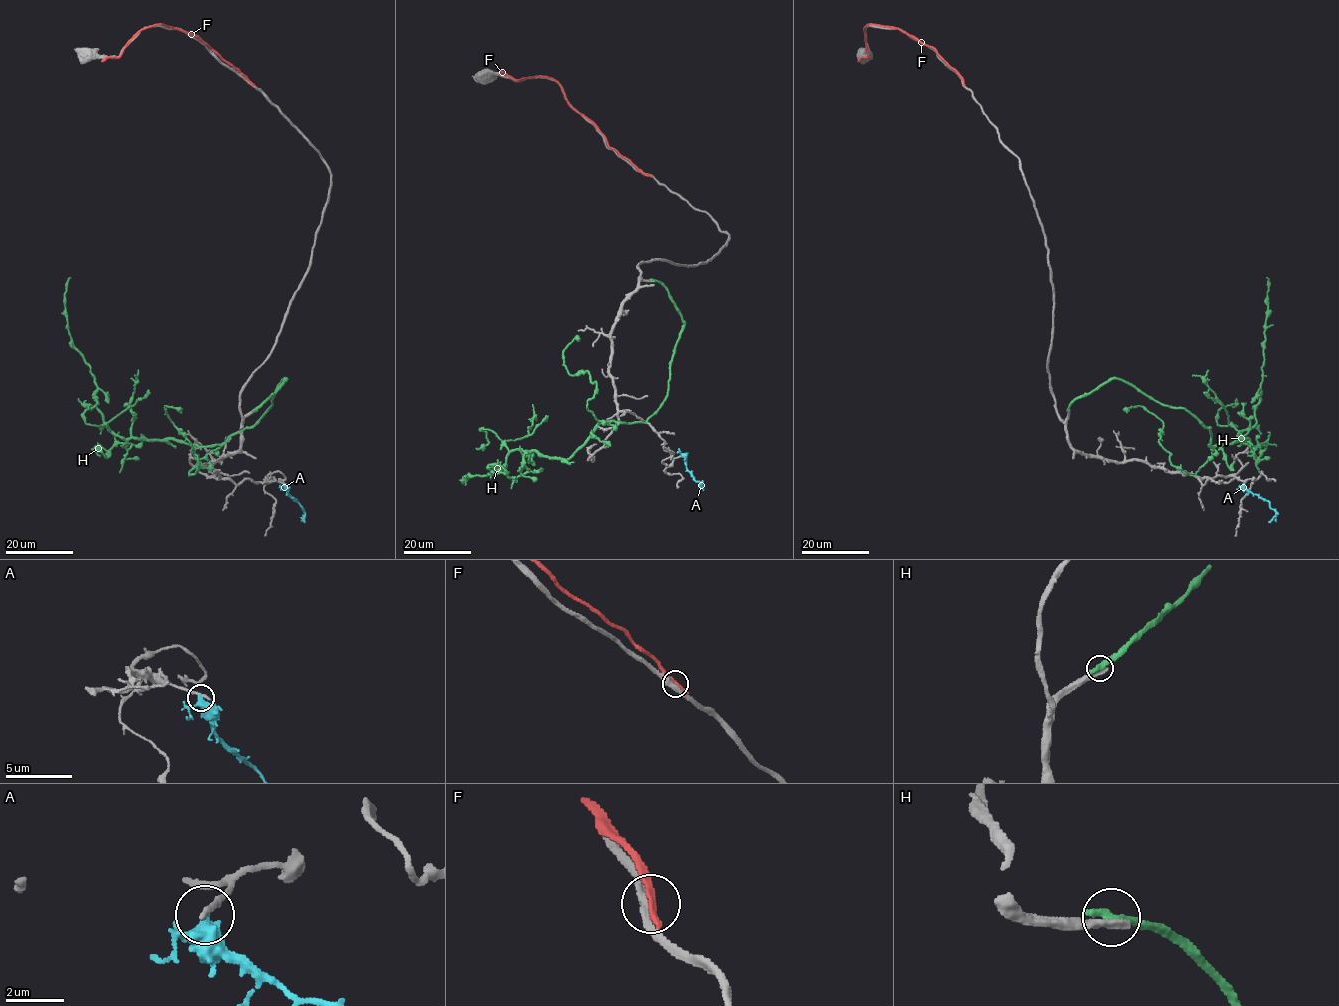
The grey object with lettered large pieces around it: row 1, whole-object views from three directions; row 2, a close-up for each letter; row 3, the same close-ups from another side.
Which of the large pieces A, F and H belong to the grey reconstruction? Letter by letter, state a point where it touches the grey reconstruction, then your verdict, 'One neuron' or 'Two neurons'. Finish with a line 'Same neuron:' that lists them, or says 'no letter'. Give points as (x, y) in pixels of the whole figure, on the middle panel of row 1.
A: Touches grey at (682, 455). Two neurons
F: Touches grey at (649, 175). Two neurons
H: Touches grey at (653, 280). Two neurons
Same neuron: no letter

